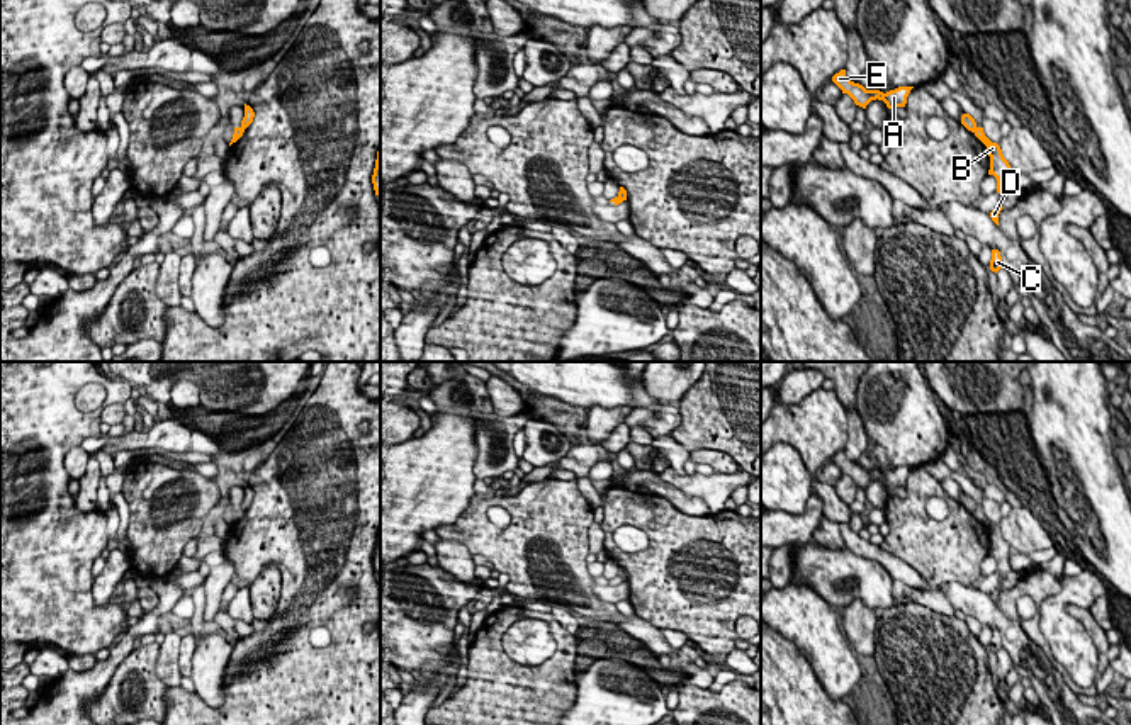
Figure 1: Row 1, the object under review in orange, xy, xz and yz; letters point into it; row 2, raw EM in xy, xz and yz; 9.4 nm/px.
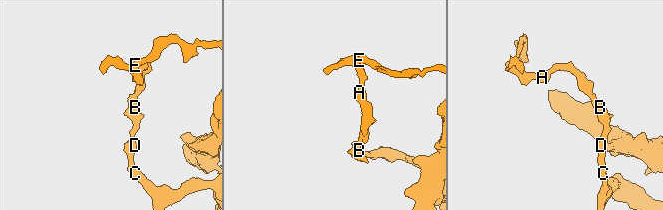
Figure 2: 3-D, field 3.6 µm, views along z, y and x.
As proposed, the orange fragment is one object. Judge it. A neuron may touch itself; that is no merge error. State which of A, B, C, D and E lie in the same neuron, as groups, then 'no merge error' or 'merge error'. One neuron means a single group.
groups A E / B C D; merge error

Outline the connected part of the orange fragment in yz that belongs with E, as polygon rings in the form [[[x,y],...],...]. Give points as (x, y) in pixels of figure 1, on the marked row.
[[[841,70],[832,76],[832,81],[842,90],[842,93],[847,93],[856,105],[866,109],[866,105],[871,100],[883,100],[888,109],[905,107],[907,97],[914,87],[898,87],[895,90],[890,90],[886,93],[880,90],[866,90],[863,85],[851,81],[846,76],[846,70]]]

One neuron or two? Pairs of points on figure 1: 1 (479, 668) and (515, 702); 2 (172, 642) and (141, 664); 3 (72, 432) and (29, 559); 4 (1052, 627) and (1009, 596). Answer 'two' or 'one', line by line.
1: one
2: two
3: one
4: two

